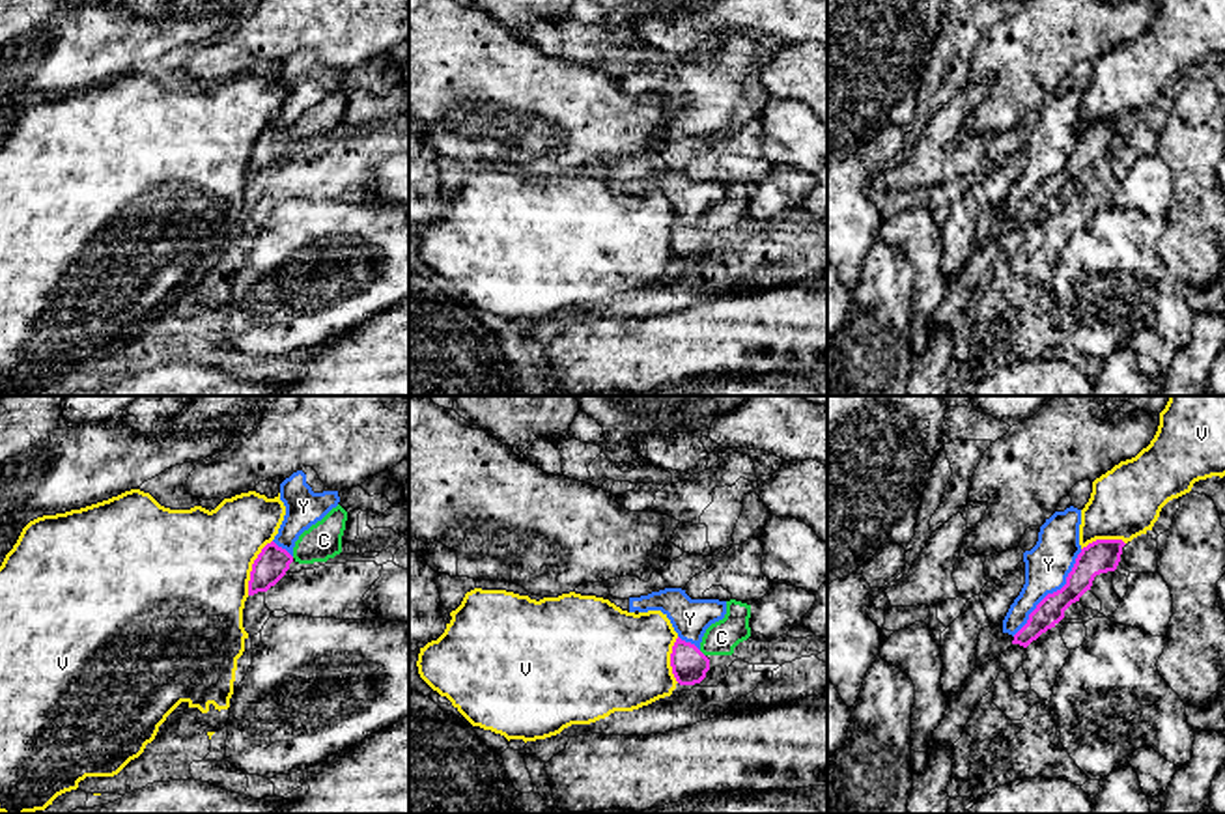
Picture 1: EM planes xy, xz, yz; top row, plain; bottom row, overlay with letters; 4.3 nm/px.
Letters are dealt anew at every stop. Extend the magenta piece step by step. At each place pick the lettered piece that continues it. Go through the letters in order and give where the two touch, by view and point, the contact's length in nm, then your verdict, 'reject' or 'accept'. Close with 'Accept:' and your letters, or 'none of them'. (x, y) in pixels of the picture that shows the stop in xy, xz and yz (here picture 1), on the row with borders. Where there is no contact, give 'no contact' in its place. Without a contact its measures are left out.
C: xz (703, 654) | 40 nm | accept
V: xy (253, 568) | 260 nm | reject
Y: yz (1054, 592) | 480 nm | reject
Accept: C

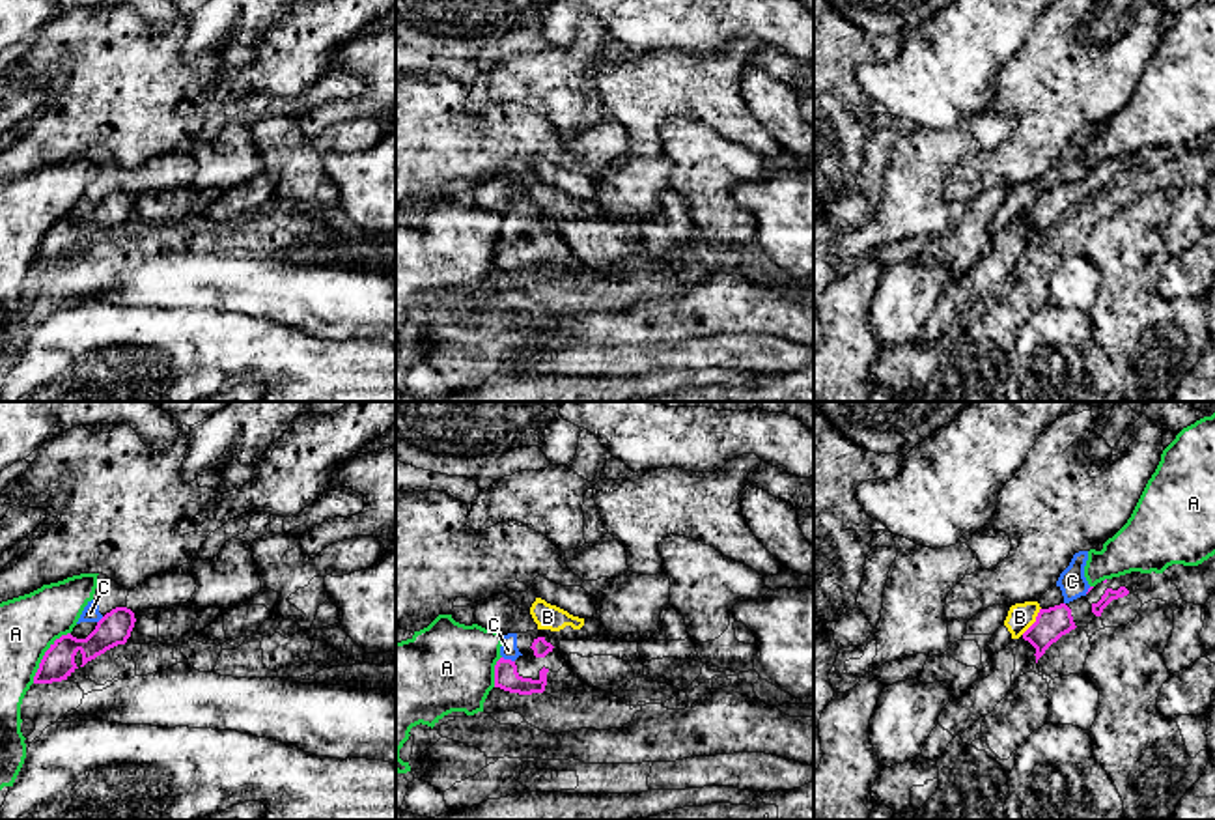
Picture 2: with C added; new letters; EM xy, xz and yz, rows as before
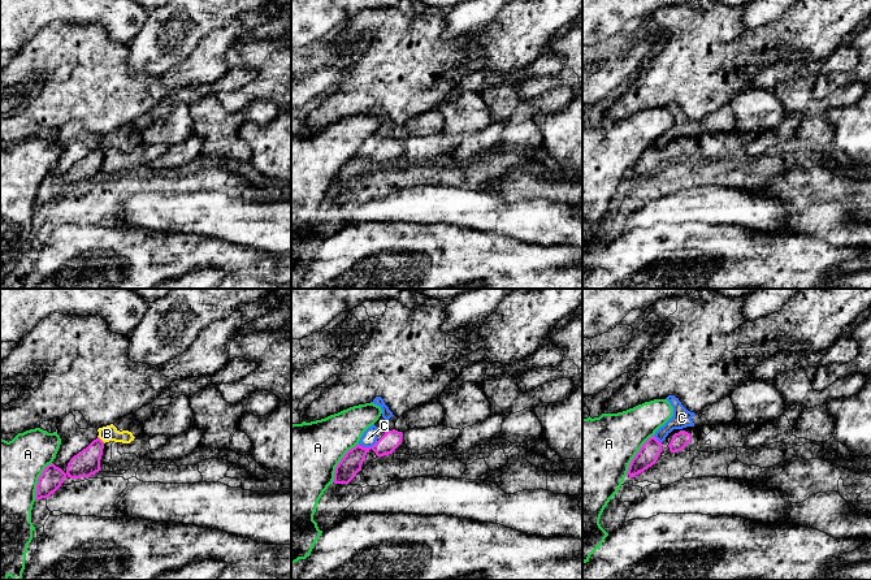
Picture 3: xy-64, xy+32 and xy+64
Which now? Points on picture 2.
A: xy (45, 654) | 280 nm | reject
B: yz (1036, 621) | 150 nm | reject
C: xz (508, 660) | 60 nm | reject
Accept: none of them

